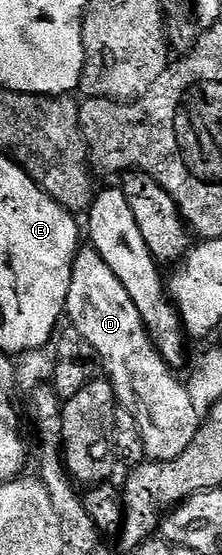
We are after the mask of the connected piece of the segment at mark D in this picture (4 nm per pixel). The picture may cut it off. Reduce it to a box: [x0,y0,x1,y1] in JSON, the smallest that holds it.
[65,247,200,461]

